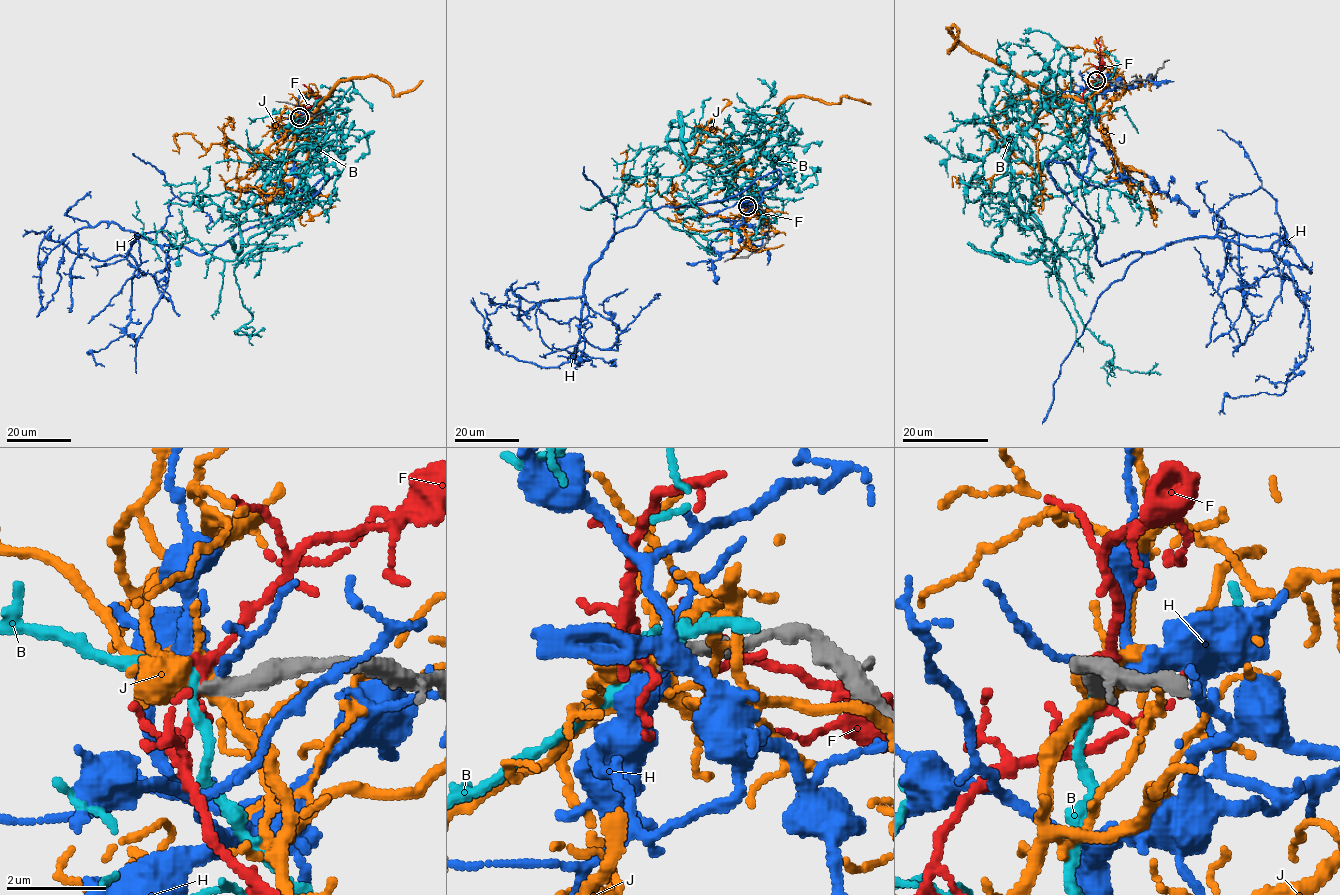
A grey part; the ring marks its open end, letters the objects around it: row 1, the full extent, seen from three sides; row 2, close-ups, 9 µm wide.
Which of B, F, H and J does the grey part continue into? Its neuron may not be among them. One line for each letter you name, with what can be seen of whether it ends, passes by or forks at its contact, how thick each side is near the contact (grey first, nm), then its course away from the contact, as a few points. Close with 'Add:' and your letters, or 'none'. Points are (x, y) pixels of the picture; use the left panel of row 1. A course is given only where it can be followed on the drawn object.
Add: none

